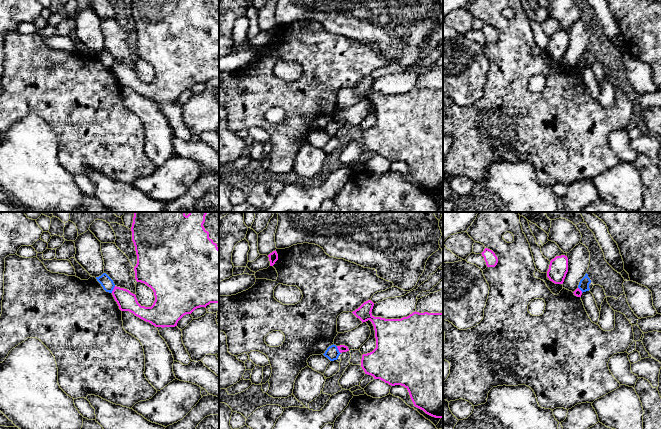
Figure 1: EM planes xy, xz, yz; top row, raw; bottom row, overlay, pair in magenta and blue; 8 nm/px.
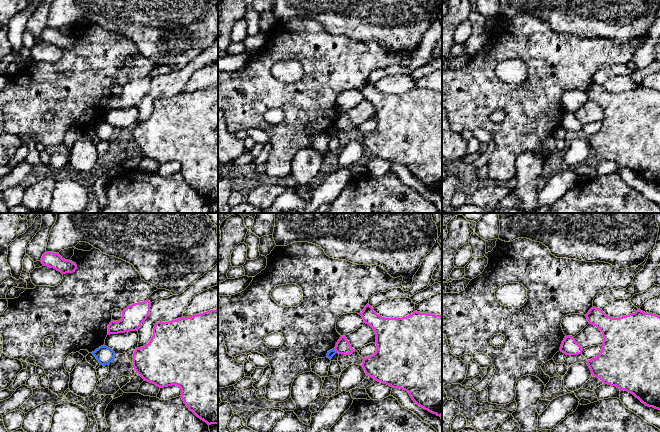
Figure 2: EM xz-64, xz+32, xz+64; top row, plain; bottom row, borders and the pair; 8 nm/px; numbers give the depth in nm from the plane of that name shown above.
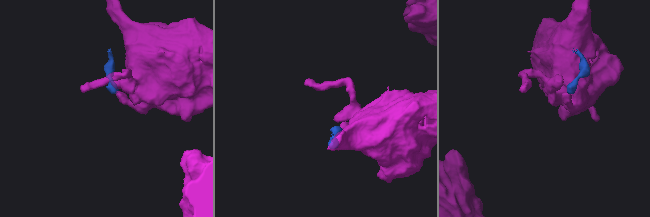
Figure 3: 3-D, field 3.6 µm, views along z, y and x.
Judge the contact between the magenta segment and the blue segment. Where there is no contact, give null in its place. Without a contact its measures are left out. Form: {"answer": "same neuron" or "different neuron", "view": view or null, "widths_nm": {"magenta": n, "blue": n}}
{"answer": "different neuron", "view": "xz", "widths_nm": {"magenta": 60, "blue": 110}}

